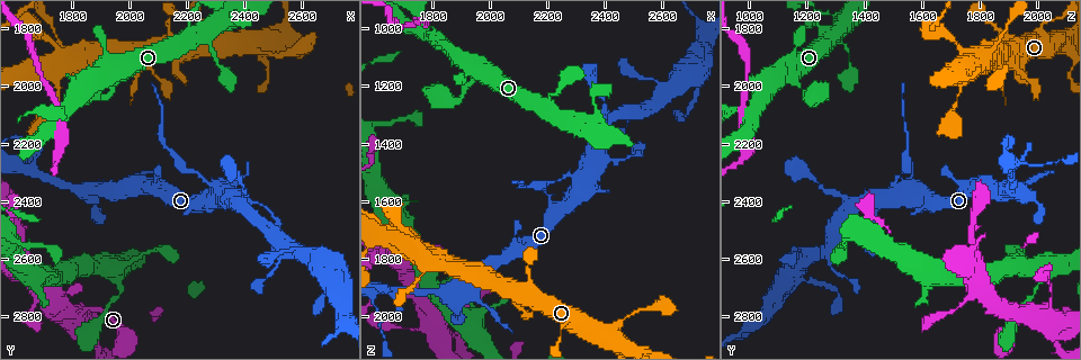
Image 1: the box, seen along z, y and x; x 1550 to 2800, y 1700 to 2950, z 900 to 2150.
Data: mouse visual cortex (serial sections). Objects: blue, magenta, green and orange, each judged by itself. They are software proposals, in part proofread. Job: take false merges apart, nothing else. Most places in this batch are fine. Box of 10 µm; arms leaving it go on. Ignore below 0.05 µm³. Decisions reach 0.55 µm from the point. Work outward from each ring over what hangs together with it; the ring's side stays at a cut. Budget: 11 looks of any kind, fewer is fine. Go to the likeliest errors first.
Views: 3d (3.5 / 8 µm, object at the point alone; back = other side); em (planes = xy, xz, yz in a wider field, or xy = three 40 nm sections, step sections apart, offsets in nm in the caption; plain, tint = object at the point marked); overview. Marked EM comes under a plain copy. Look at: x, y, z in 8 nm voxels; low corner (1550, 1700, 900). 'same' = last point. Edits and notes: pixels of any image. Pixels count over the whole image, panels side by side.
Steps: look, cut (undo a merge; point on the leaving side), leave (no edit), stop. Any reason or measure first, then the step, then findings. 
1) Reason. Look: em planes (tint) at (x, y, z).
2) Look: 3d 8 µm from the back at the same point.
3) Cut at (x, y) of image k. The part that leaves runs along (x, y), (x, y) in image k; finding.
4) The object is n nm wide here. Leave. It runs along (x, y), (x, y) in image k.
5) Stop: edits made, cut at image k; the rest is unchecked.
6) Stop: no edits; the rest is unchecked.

A narrow waist. Look: 3d 8 µm at (2300, 2350, 1530).

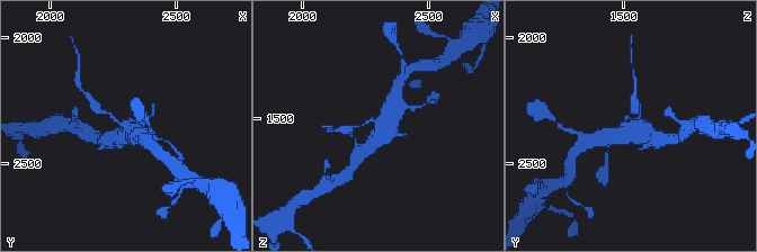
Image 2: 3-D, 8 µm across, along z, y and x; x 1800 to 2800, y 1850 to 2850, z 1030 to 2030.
Now the EM. Look: em xy step 5 (tint) at the same point.

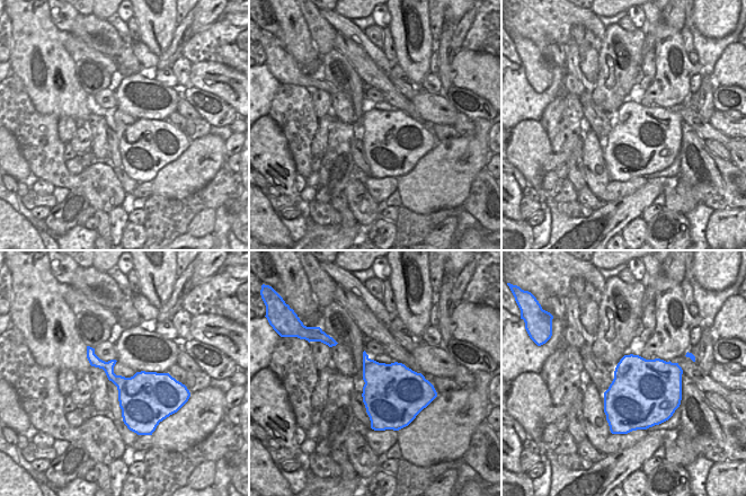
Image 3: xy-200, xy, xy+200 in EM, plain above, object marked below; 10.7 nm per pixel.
Cut at (97, 109) of image 2. Two cells meet here.

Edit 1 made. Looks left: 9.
See it whole again. Look: overview.

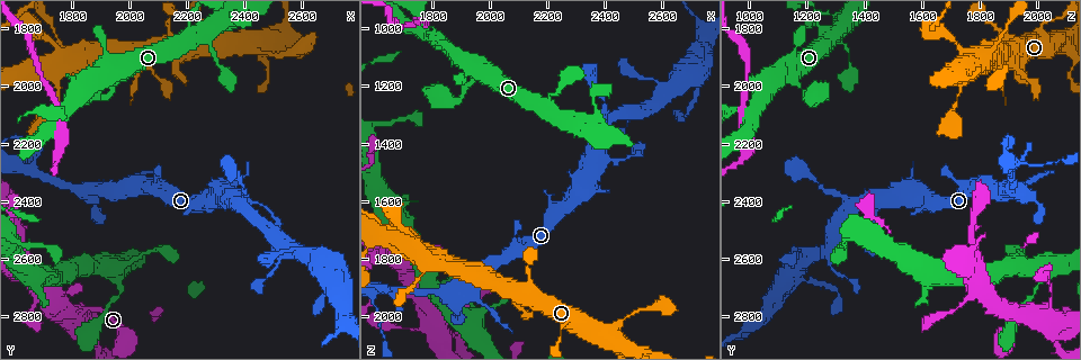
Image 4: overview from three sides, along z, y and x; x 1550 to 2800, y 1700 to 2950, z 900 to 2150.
Branch point. Look: 3d 3.5 µm at (1810, 2790, 1980).

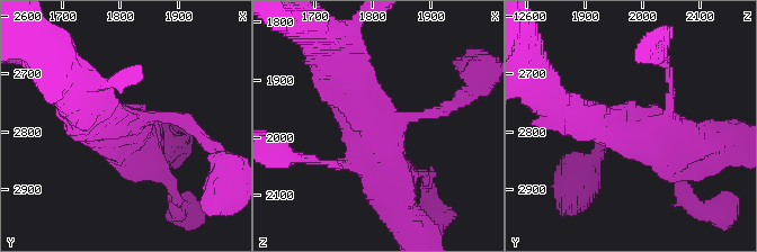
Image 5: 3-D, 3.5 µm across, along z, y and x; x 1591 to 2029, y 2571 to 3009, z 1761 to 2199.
4 arms meet here; the arms are 150, 200, 500, 600 nm wide; need the tissue. Look: em xy step 1 (tint) at (1815, 2785, 1980).

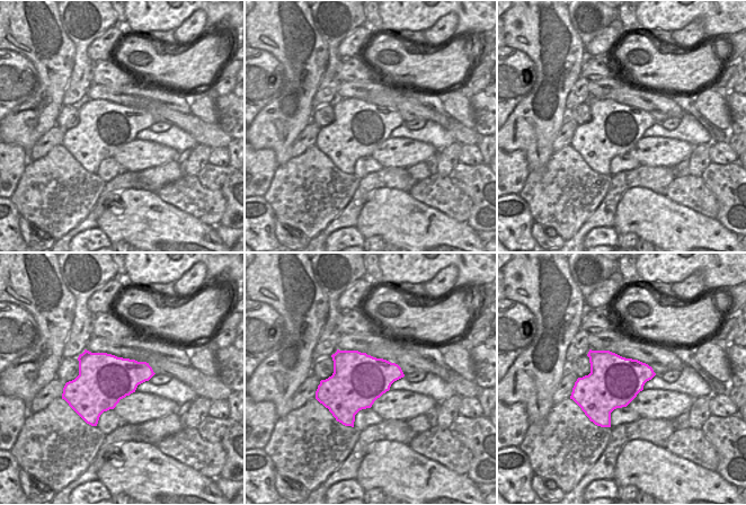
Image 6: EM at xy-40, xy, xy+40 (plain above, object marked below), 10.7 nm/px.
Look: em xy step 3 (tint) at the same point.

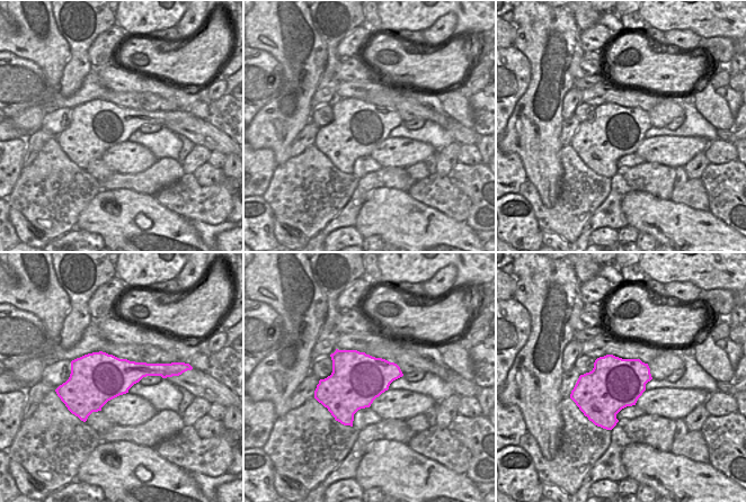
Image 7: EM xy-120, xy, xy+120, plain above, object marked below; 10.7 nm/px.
The object is 550 nm wide here. Leave. It runs along (447, 107), (379, 124), (334, 72) in image 5; continuous, no second cell.

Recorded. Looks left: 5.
Look: 3d 3.5 µm at (1650, 2620, 1790).

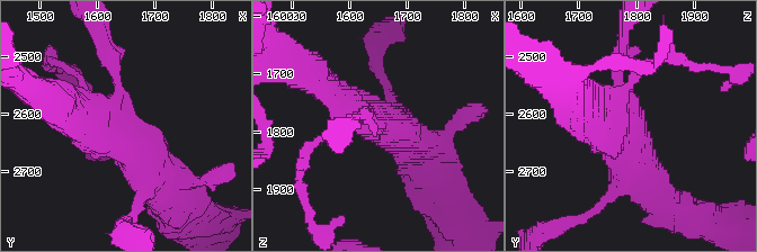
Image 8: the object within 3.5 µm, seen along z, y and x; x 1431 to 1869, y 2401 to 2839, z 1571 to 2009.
4 arms meet here; the arms are 200, 250, 400, 600 nm wide. Look: em xy step 5 (tint) at (1645, 2625, 1785).

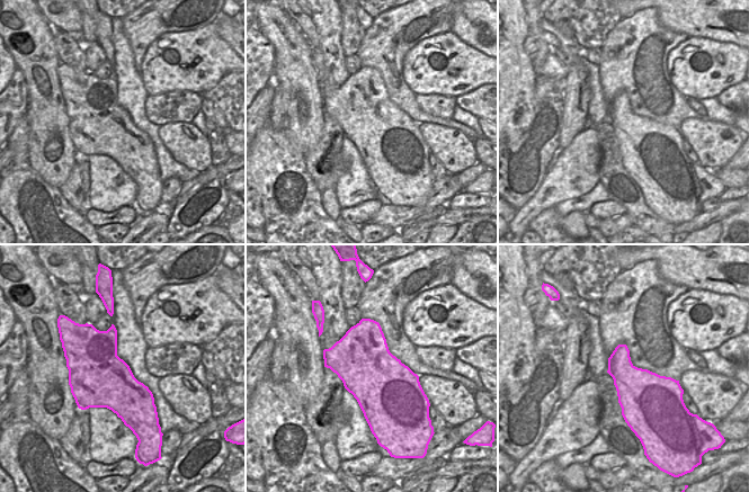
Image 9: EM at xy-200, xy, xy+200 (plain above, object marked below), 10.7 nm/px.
The object is 650 nm wide here. Leave. It runs along (160, 188), (118, 126), (112, 57) in image 8; continuous, no second cell.

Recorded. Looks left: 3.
Narrows sharply. Look: 3d 3.5 µm from the back at (2520, 2570, 1170).

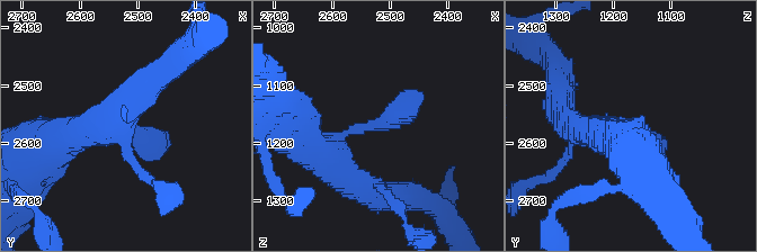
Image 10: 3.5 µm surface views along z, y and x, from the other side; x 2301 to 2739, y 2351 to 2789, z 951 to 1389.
Look: em xy step 2 (tint) at the same point.

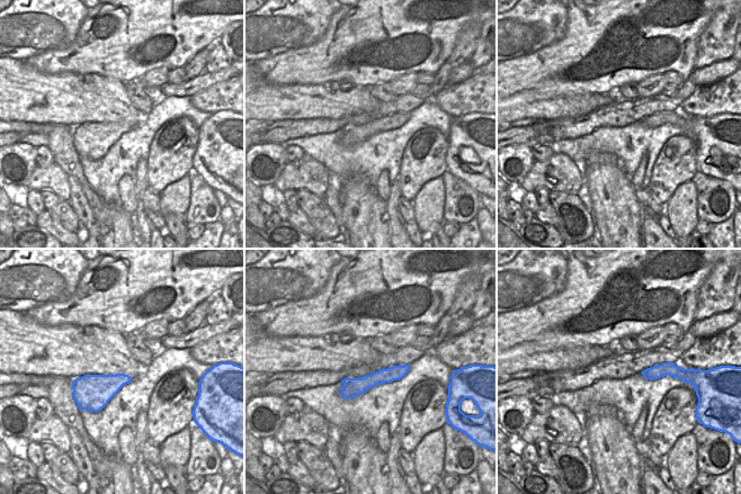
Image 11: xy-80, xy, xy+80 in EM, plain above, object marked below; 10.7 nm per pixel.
Look: em xy step 1 (tint) at the same point.

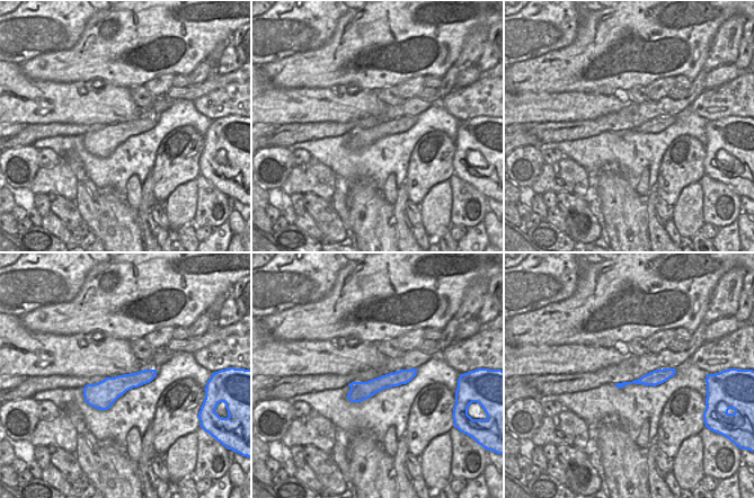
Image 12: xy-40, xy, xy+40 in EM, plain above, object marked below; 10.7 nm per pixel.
The object is 220 nm wide here. Leave. It runs along (153, 372), (87, 398) in image 12; one cell here.

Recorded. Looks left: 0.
Stop: edits made, cut at image 2; the rest is unchecked.

